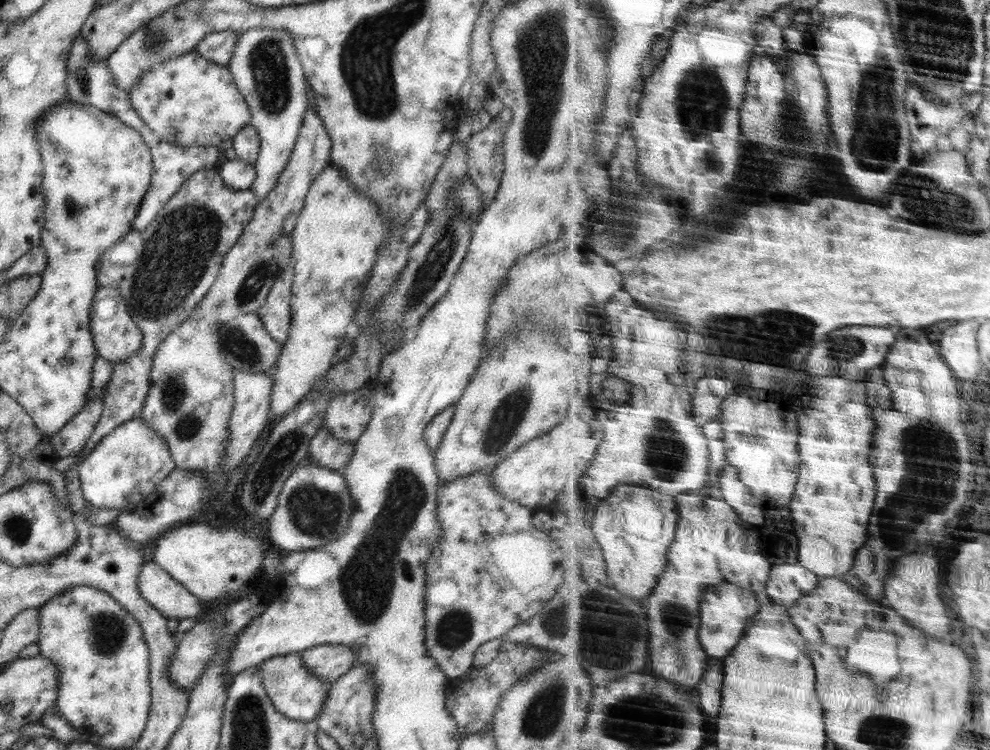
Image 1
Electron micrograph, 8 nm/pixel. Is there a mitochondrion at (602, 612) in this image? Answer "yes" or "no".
yes

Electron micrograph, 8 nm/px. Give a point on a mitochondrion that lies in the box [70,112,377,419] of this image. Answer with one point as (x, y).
(174, 258)

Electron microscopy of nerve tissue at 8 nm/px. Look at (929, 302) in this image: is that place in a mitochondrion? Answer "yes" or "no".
no

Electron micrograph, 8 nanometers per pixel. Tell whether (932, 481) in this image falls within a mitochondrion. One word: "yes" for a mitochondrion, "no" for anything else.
yes

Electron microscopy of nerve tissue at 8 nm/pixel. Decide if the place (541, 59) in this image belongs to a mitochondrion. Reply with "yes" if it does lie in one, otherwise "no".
yes

